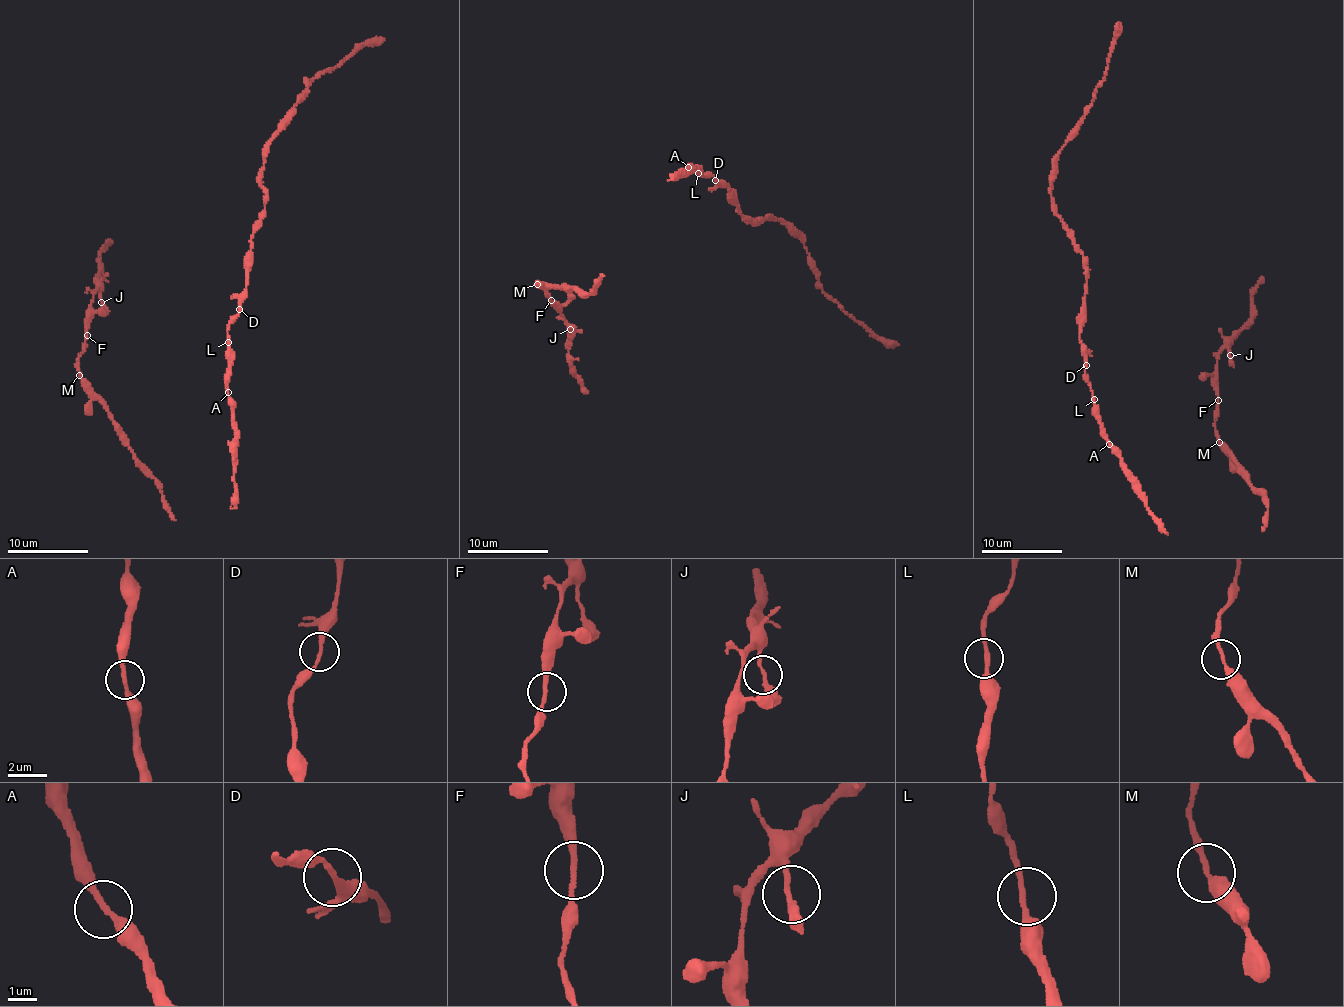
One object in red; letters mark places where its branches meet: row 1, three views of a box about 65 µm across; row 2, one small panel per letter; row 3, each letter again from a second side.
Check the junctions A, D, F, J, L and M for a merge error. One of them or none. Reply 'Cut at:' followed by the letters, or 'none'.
Cut at: none

